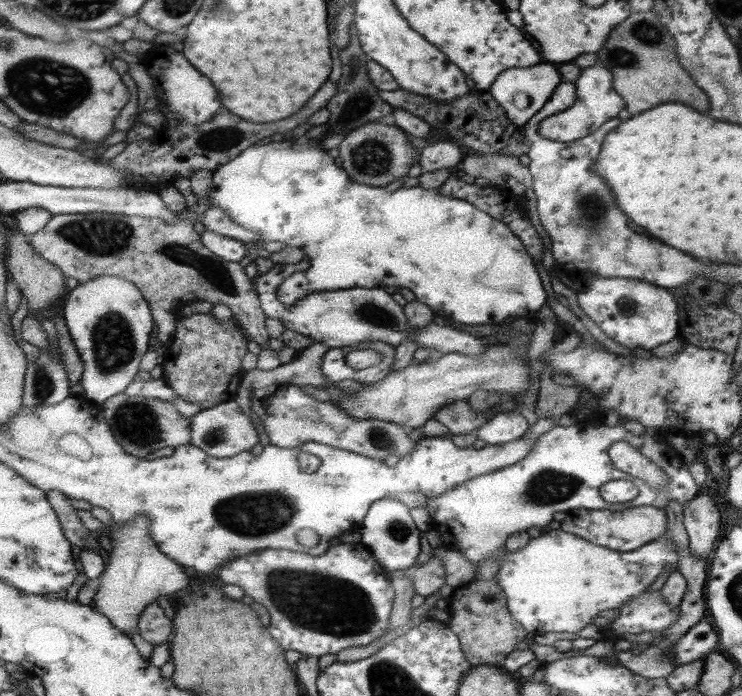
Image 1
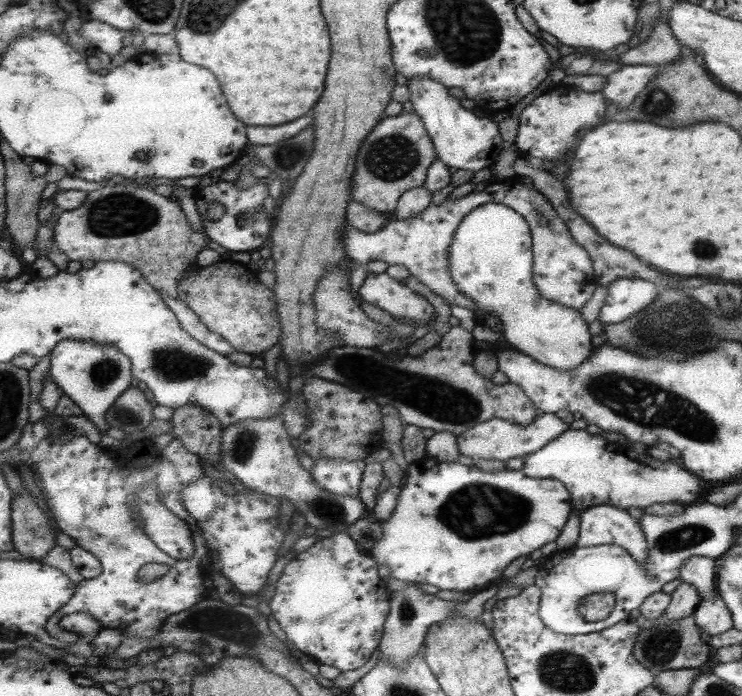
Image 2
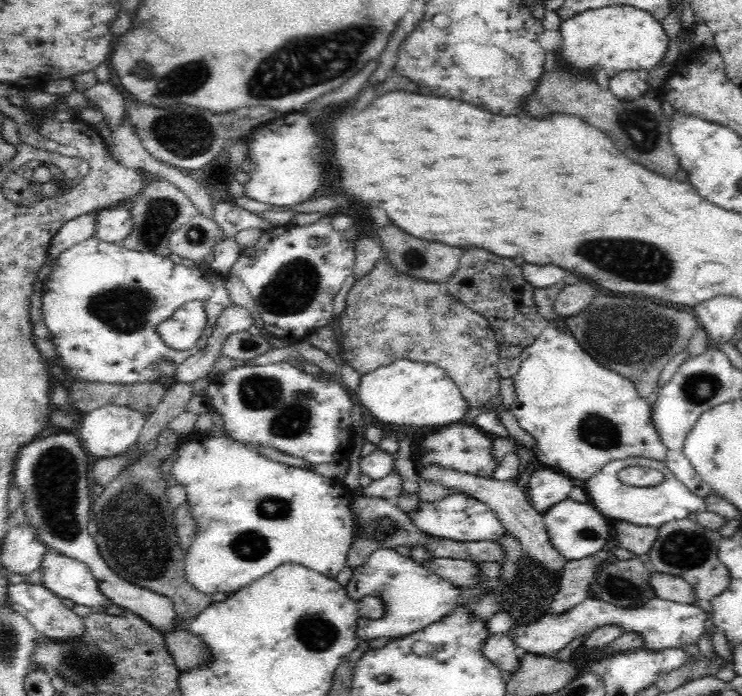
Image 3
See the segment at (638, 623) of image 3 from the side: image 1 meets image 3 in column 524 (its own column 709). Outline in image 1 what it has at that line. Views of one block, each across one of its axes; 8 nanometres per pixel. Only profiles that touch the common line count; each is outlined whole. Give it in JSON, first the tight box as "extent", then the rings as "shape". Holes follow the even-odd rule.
{"extent":[673,620,719,666],"shape":[[[705,620],[695,624],[675,644],[673,650],[675,666],[694,662],[712,652],[719,646],[716,633]]]}

